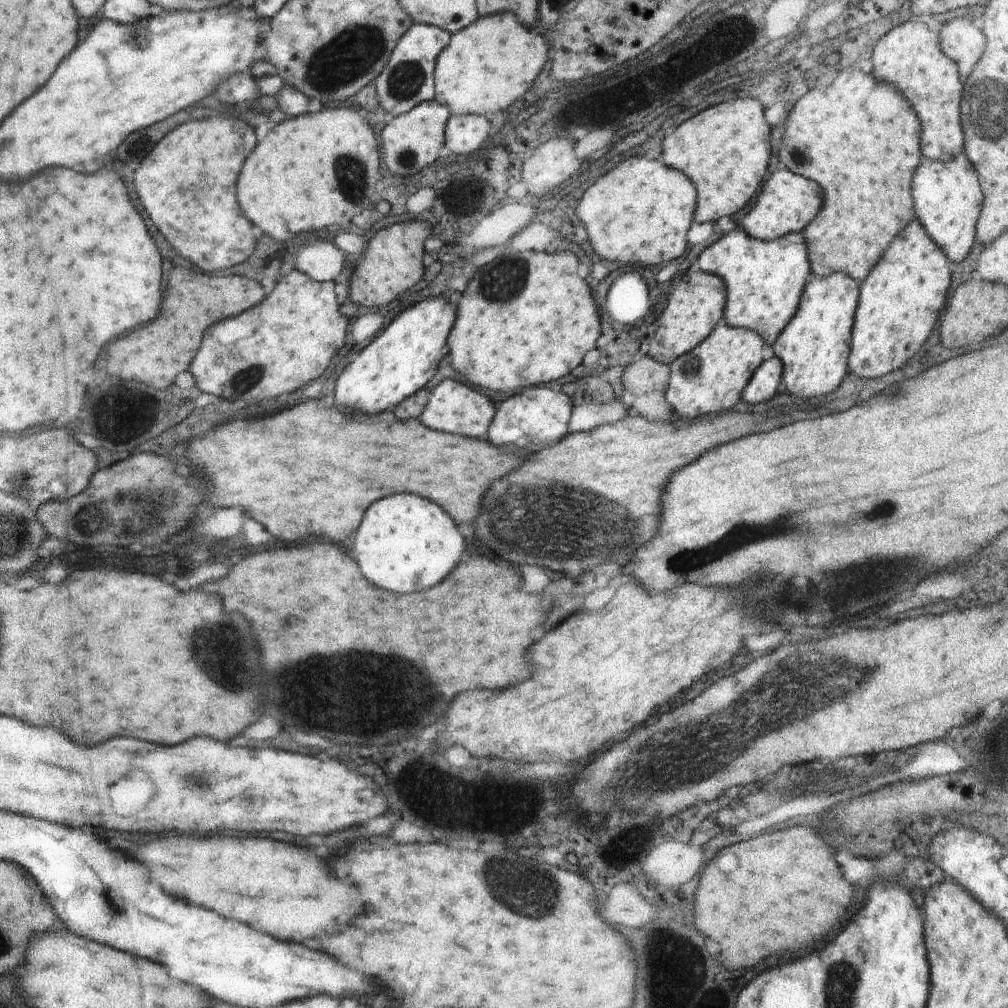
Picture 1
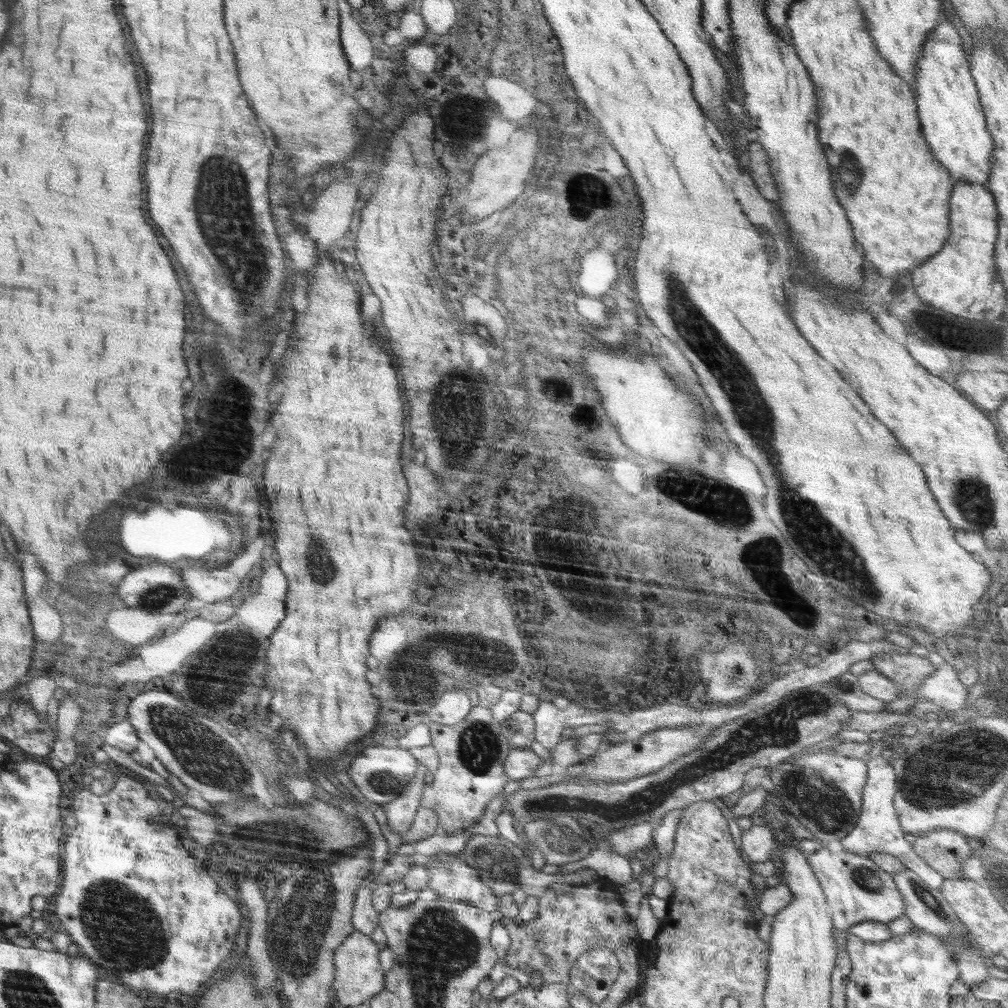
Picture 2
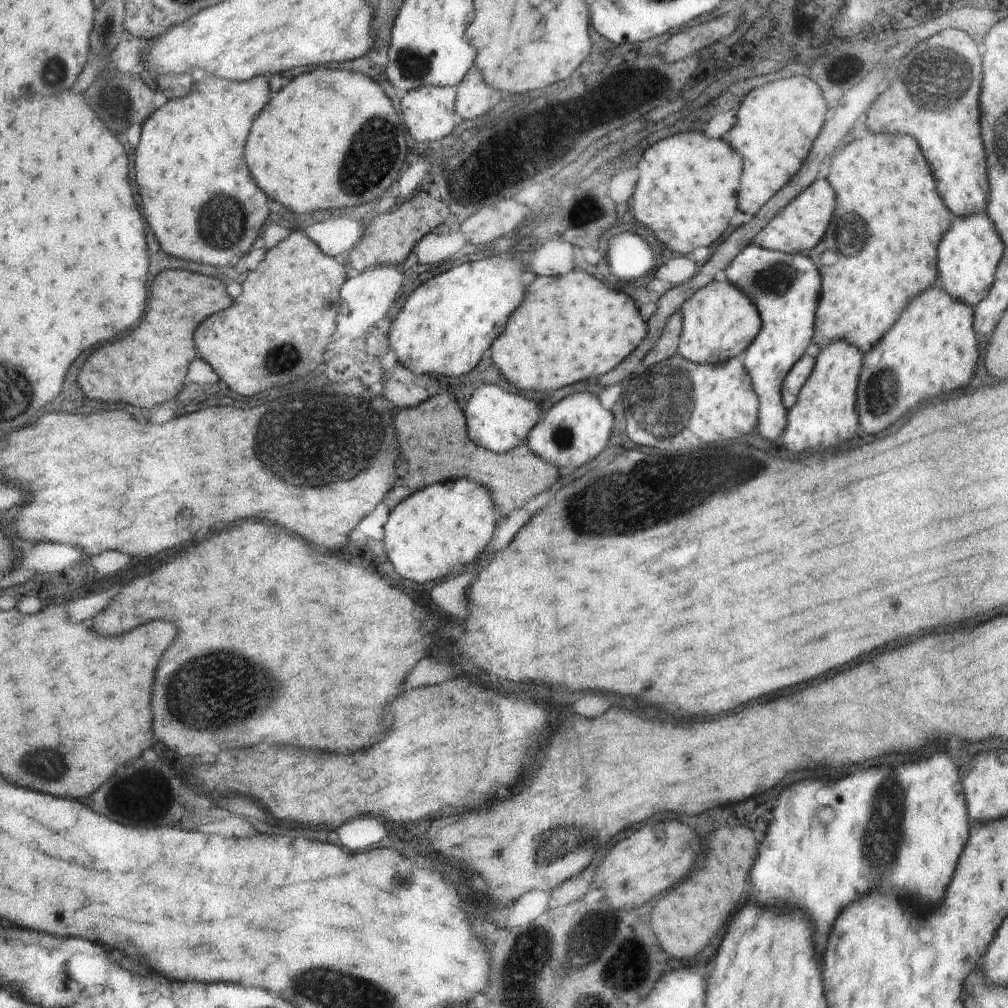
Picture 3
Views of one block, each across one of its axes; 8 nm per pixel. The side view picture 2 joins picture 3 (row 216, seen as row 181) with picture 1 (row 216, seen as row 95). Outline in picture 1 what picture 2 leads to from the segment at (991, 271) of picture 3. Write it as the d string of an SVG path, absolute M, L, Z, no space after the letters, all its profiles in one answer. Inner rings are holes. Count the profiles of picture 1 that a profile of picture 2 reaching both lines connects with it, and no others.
M965 153L946 163L923 157L912 178L912 200L915 218L934 244L945 253L952 266L964 260L976 239L977 220L984 202L978 171Z

